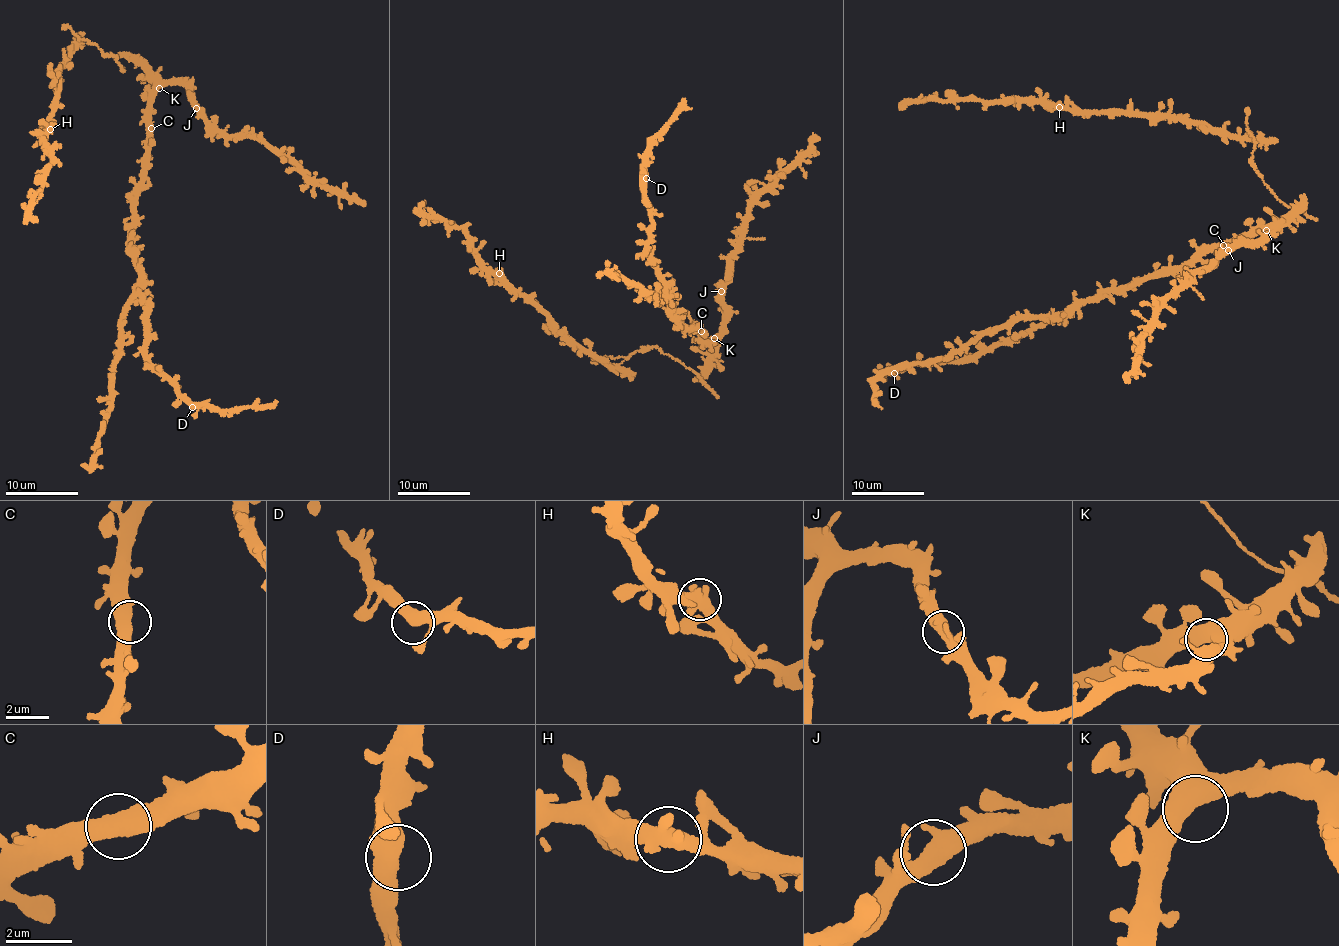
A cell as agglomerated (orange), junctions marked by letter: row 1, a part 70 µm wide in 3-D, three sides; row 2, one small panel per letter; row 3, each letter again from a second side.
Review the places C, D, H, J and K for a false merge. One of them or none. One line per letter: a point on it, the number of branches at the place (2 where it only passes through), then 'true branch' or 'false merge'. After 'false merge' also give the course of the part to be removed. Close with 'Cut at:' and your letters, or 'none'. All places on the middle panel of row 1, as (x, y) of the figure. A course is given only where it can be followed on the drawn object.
C: (701, 331) | 2 | true branch
D: (646, 178) | 2 | true branch
H: (499, 273) | 2 | true branch
J: (721, 291) | 2 | true branch
K: (714, 338) | 2 | true branch
Cut at: none

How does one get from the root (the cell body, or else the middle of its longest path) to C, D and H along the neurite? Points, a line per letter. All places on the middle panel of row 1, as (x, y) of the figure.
C: (711, 344), (701, 331)
D: (711, 344), (701, 331), (682, 324), (673, 312), (671, 291), (646, 250), (651, 206), (645, 200), (646, 178)
H: (711, 344), (705, 382), (655, 347), (637, 350), (612, 367), (557, 329), (549, 313), (515, 290), (500, 273)

